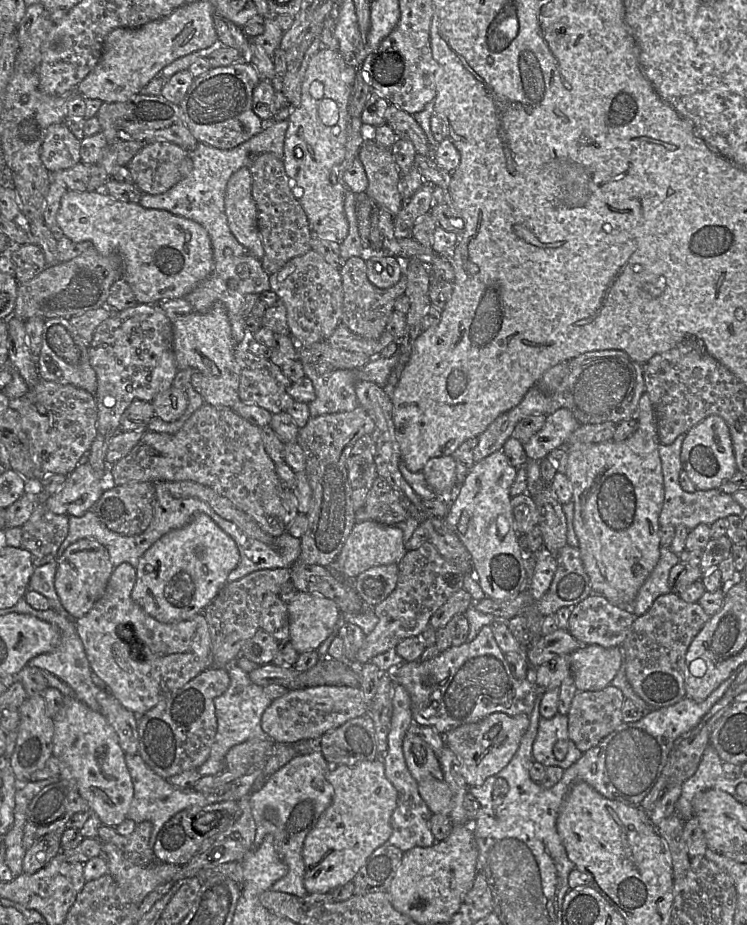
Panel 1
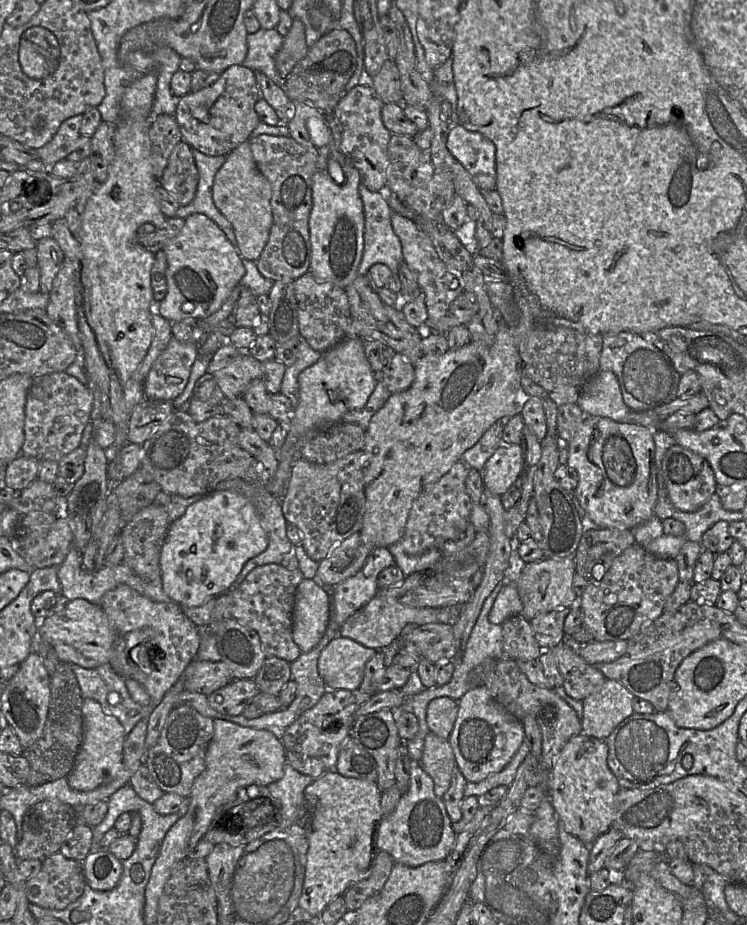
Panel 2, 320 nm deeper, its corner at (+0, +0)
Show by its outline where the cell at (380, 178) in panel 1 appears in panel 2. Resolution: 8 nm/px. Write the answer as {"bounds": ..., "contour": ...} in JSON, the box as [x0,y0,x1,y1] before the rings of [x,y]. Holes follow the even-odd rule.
{"bounds":[391,212,464,329],"contour":[[[395,212],[391,215],[395,234],[400,239],[404,261],[413,272],[424,295],[428,318],[425,329],[433,329],[447,313],[451,303],[464,291],[460,279],[439,258],[430,238],[411,219]]]}

